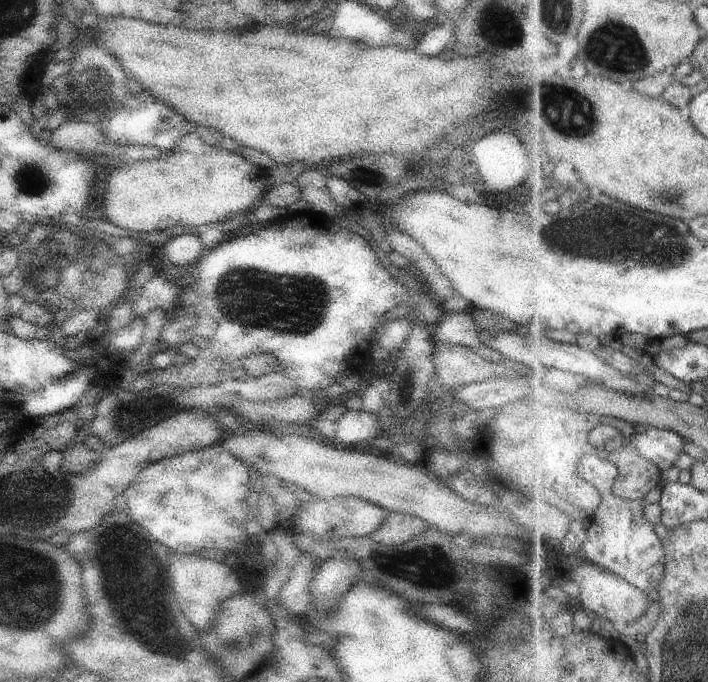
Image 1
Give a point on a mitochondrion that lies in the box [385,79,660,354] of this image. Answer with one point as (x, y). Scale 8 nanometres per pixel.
(584, 123)

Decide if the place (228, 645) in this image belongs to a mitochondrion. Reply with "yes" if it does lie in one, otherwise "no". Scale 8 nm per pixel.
yes

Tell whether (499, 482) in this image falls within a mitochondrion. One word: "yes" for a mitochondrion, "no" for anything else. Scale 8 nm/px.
no

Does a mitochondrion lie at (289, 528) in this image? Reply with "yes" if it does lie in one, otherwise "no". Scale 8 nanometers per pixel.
no

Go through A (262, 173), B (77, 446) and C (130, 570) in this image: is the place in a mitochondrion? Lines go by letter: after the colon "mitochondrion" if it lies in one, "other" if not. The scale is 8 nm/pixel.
A: other
B: other
C: mitochondrion

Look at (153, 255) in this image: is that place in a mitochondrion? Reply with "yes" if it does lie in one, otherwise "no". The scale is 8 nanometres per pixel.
no

